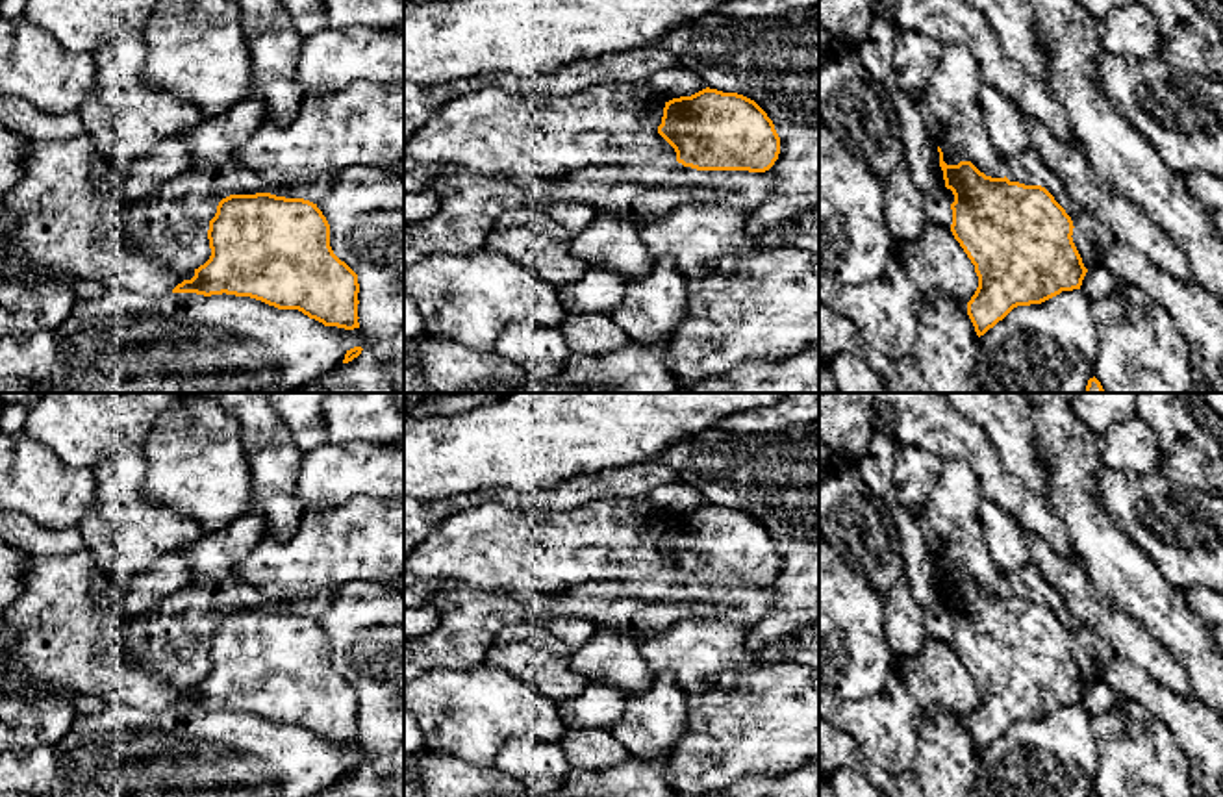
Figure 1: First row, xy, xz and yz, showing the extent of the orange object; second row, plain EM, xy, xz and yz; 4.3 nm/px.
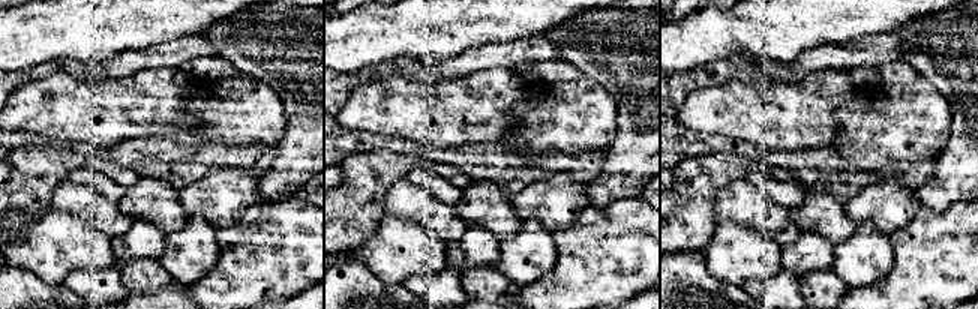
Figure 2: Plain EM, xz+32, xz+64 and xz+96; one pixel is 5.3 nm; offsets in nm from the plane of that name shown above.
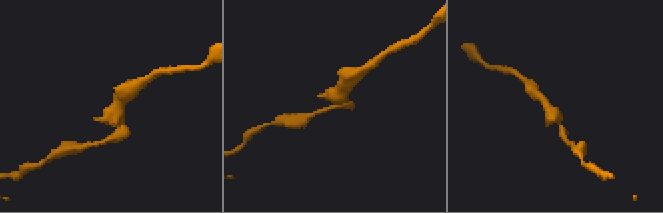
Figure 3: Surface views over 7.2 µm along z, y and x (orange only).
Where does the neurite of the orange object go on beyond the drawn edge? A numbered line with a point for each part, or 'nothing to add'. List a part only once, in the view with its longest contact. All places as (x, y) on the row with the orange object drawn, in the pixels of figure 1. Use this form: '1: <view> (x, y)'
nothing to add

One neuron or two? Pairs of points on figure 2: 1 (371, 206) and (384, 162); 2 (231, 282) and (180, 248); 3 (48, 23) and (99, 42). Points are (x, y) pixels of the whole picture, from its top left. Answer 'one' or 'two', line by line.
1: one
2: two
3: one

